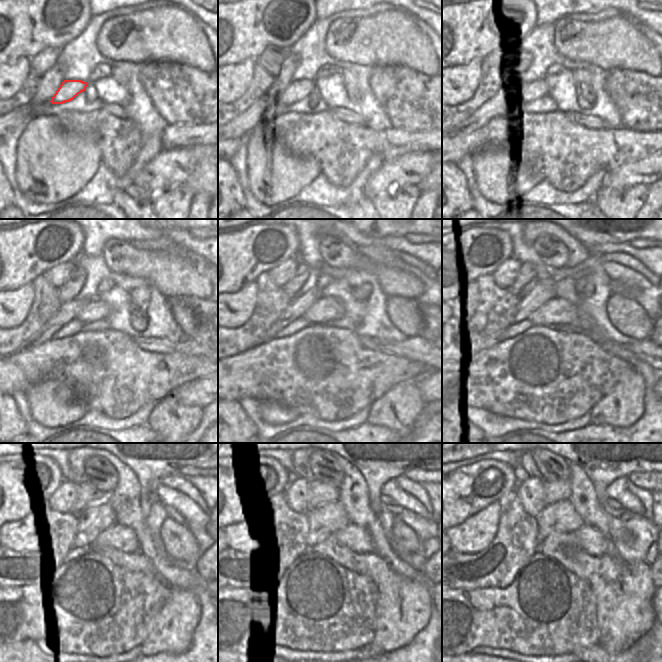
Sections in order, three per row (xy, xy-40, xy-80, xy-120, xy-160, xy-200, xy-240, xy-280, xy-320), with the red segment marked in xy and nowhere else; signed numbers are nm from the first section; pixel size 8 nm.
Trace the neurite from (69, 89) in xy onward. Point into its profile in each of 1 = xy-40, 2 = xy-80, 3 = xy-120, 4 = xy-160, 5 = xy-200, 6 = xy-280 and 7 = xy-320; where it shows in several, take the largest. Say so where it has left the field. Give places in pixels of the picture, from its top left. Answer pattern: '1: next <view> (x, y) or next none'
1: next xy-40 (298, 89)
2: next xy-80 (526, 90)
3: next xy-120 (96, 309)
4: next xy-160 (328, 309)
5: next xy-200 (557, 312)
6: next xy-280 (355, 538)
7: next xy-320 (591, 540)

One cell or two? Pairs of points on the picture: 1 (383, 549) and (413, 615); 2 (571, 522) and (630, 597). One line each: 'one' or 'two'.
1: two
2: two

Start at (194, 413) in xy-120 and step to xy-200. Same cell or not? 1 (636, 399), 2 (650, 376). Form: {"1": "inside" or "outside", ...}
{"1": "inside", "2": "outside"}

